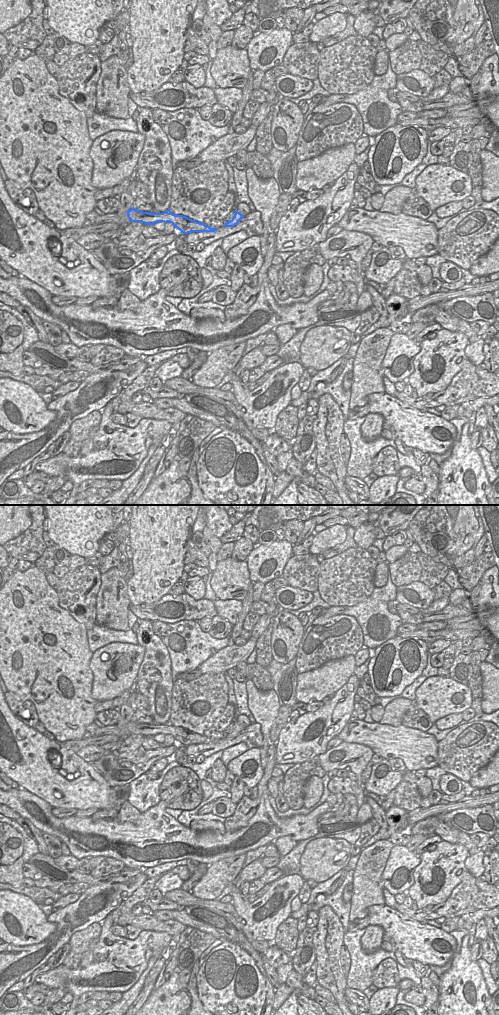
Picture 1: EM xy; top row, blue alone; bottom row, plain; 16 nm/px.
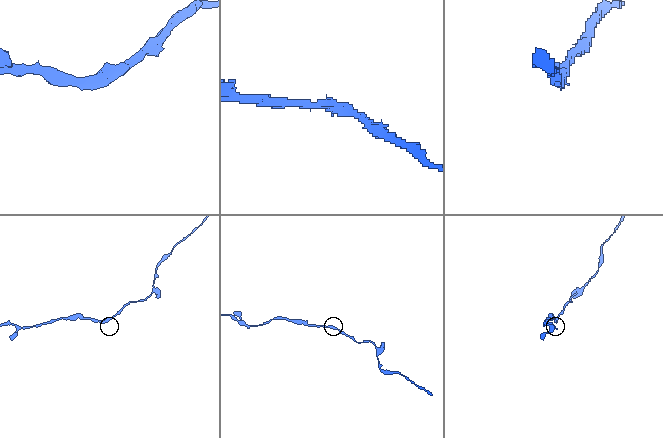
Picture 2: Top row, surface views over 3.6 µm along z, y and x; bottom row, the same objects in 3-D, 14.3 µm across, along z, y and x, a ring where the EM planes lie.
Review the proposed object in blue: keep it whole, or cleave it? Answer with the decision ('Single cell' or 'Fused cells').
Single cell

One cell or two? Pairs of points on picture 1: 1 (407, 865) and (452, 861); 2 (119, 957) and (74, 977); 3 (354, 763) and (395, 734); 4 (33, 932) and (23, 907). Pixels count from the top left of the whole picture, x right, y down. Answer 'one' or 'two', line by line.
1: two
2: one
3: two
4: one

